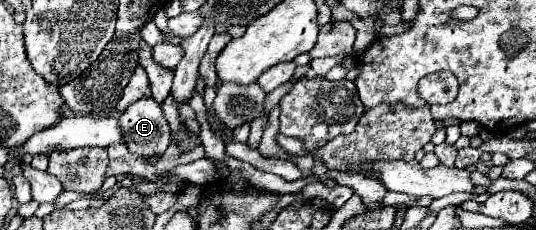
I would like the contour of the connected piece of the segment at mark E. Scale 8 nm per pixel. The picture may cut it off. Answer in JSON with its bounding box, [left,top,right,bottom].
[119,98,171,160]

